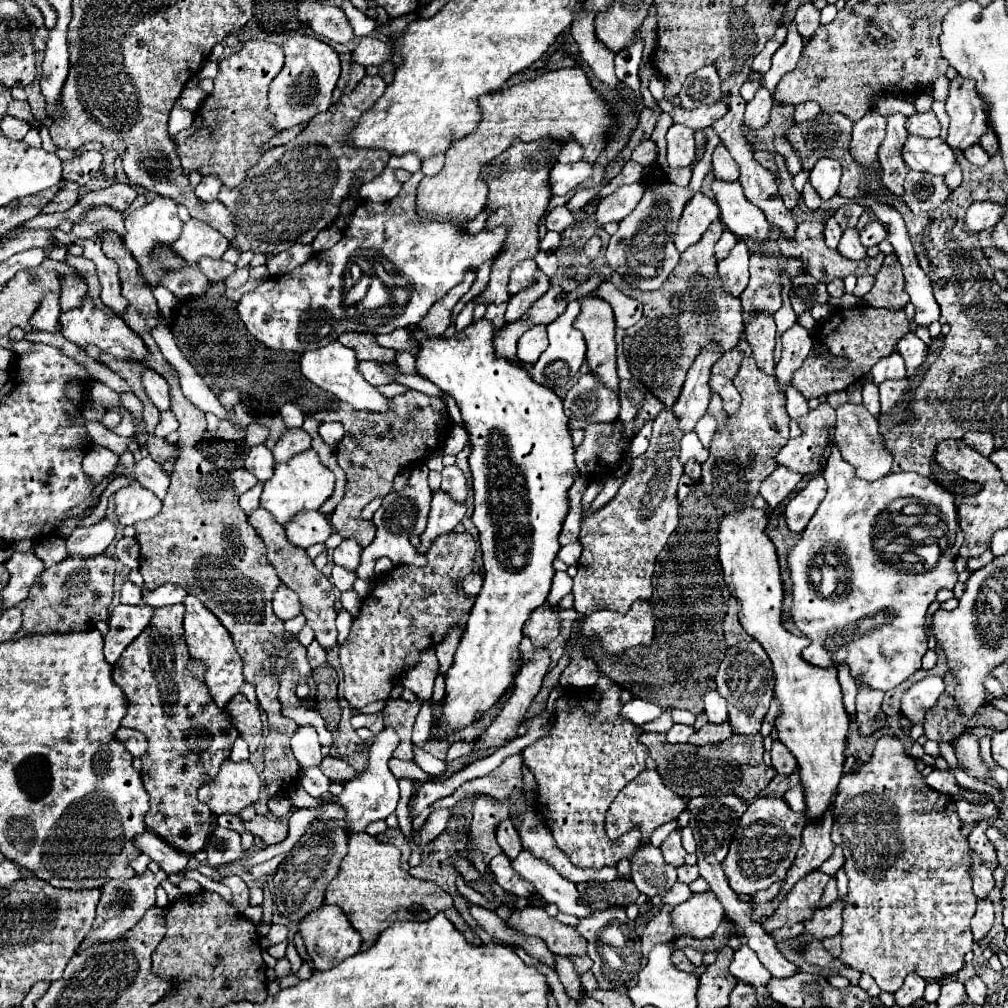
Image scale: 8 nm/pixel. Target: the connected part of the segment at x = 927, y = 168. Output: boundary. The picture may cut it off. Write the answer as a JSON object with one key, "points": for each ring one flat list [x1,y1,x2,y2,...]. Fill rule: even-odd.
{"points":[[909,136,905,146,903,146,903,160,911,170,919,170,919,172,929,172,929,174,937,174,937,176,945,176,955,168,955,152,953,148,949,148,945,142,941,142,941,138,917,138,917,136]]}

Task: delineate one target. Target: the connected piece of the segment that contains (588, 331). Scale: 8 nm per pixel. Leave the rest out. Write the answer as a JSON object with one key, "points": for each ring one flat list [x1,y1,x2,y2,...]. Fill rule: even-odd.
{"points":[[583,296,581,298,581,312,573,322,573,328,581,330,587,342,587,356,585,362,589,364,589,372,601,380,607,388,611,388,615,394,619,394,619,376,617,376,617,342,615,342,615,318,613,310,607,302,593,298,593,296]]}

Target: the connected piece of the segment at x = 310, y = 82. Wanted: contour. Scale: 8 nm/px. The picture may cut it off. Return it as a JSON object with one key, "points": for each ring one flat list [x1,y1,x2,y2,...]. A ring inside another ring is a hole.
{"points":[[295,34,283,44,285,52,285,66,273,78,269,86,269,110,273,114,271,126,281,132,293,126,301,126,311,122,313,116,327,112,331,106,331,94,339,78,339,56,337,52,311,36]]}

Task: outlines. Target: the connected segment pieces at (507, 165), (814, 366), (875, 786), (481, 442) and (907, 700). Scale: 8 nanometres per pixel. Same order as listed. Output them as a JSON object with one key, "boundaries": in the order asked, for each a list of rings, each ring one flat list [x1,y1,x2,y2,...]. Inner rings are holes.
{"boundaries":[[[541,138,537,142,515,140,509,150,505,150,495,160,491,160,489,164,483,166,481,178,485,180,485,184,489,188,489,196,487,196,487,204,485,204,485,210,489,210,489,218,487,218,485,230,505,226,507,238,505,238,501,252,495,256,493,264,491,264,489,284,473,300,475,306,509,302,507,284,509,284,509,274,511,274,513,266,517,266,519,262,523,262,527,258,537,256,537,252,539,252,537,224,551,200,549,174,557,162,561,146,563,146,563,142,557,142,553,138]],[[873,306,837,310,831,318,819,322,819,336,815,336,815,344,821,344,823,352,815,354,815,348,811,350,809,358,805,358,801,368,795,370,791,386,797,388,805,400,819,398,837,390,847,390,847,386,867,374,879,358,895,352,897,338,901,338,901,334,905,334,907,330,909,320,905,316,905,310]],[[883,736,881,740,877,740,877,746,873,750,873,756,867,764,863,764,857,772,847,774,841,778,839,788,837,788,837,798,835,798,835,810,833,810,833,830,831,830,831,840,835,844,839,844,843,848,845,854,845,872,849,878,849,906,845,906,845,914,843,914,843,928,841,928,841,936,843,936,843,952,841,952,841,962,845,962,847,966,859,970,859,972,867,972,875,978,877,986,883,992,895,992,901,988,903,978,911,972,919,974,925,980,937,980,943,976,951,976,955,972,959,972,963,968,963,956,971,950,973,946,973,934,969,928,969,920,975,912,975,894,971,892,971,878,969,878,969,846,965,842,965,836,961,836,959,832,959,816,955,812,955,802,953,798,949,798,947,794,939,794,933,788,929,788,921,774,915,768,915,762,911,756,905,754,905,748,899,740,895,740,893,736]],[[481,318,451,338,425,338,419,334,419,330,413,330,413,336,421,344,417,372,457,402,469,434,469,466,473,474,475,498,473,524,479,530,483,550,483,588,467,620,453,666,445,674,447,692,443,698,443,716,439,724,443,726,443,732,453,732,469,726,479,718,481,712,493,706,497,696,509,688,513,674,519,668,519,642,523,638,521,628,529,614,545,604,549,594,555,574,553,560,561,548,557,536,567,514,567,490,579,470,573,460,575,450,571,444,571,434,567,432,569,418,563,412,561,398,553,390,533,382,525,366,497,356,493,346,495,330,489,320]],[[925,676,923,680,915,682,911,688,907,688,901,696,901,712,913,720,913,728,909,732,909,738,917,742,917,738,923,734,923,716,925,710,931,708,937,698,943,694,945,684,939,676]]]}

